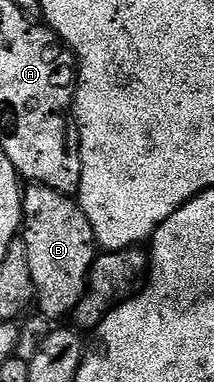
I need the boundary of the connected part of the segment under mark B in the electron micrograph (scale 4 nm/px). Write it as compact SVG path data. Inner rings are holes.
M30 183L22 195L22 229L37 308L42 308L46 317L69 318L86 294L90 269L94 265L96 242L92 223L88 223L73 196L47 185Z

